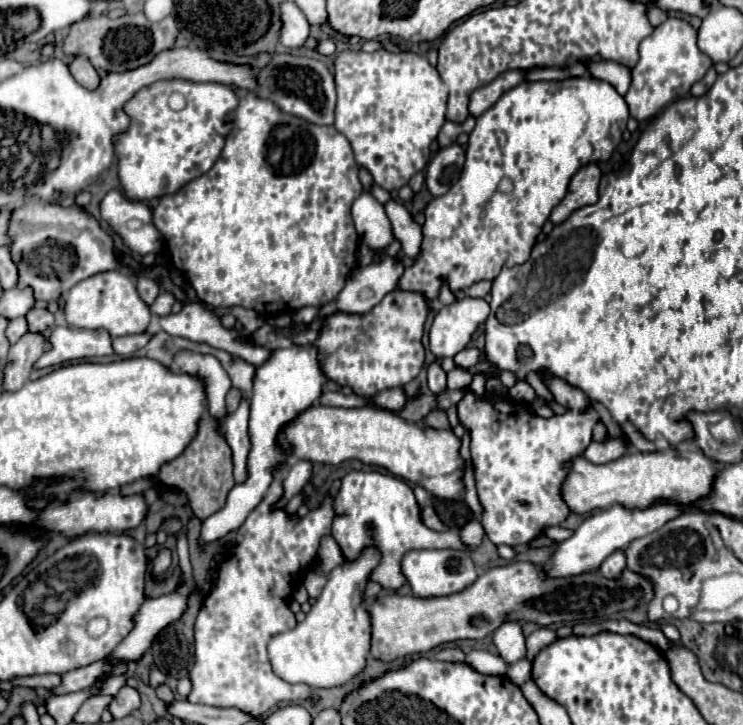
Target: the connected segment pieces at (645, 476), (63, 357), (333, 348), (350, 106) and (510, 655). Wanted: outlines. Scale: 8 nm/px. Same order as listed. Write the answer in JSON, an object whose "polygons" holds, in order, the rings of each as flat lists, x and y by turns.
{"polygons":[[[683,444,683,450,669,448,669,452,635,452,625,454,609,464,589,464,583,456,571,458,571,470,561,484,561,498,569,510,583,516,595,508,609,508,621,504,623,508,645,510,655,502,693,504,707,498,719,474,717,460,711,460,693,444]],[[57,326,47,336,47,342,51,344,51,348,41,354,41,358,33,364,33,368,47,368,79,358,113,354,111,336,105,330,77,330,77,328]],[[391,290,367,314,325,318,325,328,315,340,315,344,321,344,321,352,325,352,325,374,341,386,351,386,359,396,373,396,411,382,425,362,421,336,429,312,425,296]],[[345,50,335,60,335,84,337,84,337,110,335,128,347,136,353,146,355,160,359,166,367,168,381,188,387,192,399,190,409,182,415,172,421,172,429,162,429,146,437,138,447,108,447,88,439,72,427,62,425,56,413,52,353,52]],[[505,620,493,634,493,644,499,650,499,656,507,662,513,664,521,658,525,658,525,634,523,626,517,620]]]}

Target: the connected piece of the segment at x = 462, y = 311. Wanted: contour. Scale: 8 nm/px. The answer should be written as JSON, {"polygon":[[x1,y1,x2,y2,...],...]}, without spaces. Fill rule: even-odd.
{"polygon":[[463,296,457,302,439,308,429,332,431,352,437,358,453,358,467,346,473,332,485,324,487,316,489,304,483,298]]}

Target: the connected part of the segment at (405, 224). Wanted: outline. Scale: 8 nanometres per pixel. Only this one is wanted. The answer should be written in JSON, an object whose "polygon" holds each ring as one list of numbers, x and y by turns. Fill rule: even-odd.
{"polygon":[[389,200,385,204,385,212,387,212,387,218,391,222,395,238,401,242,403,252,409,258,417,256,419,244,421,244,421,226,415,224,411,214,405,210,405,206,395,202,395,200]]}

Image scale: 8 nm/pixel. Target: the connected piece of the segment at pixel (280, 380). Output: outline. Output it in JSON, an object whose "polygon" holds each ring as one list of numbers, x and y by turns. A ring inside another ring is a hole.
{"polygon":[[291,344,289,348,275,348,271,350,269,358,261,364,255,366,255,376,253,376,253,396,249,402,249,440,251,440,251,450,249,450,249,458,247,458,247,478,241,484,235,484,225,500,225,506,221,510,217,510,215,514,211,514,209,518,205,518,201,522,201,534,199,534,199,544,205,548,215,540,221,540,225,534,235,532,241,528,241,524,245,522,245,518,249,516,249,512,253,508,257,508,257,504,263,500,267,488,273,482,273,472,275,470,283,470,287,468,287,460,289,460,289,452,287,448,279,442,279,434,283,432,283,428,287,428,301,412,309,410,323,394,323,386,327,382,327,376,323,374,321,362,319,362,319,348,315,344,307,344,307,346,299,346,299,344]]}

